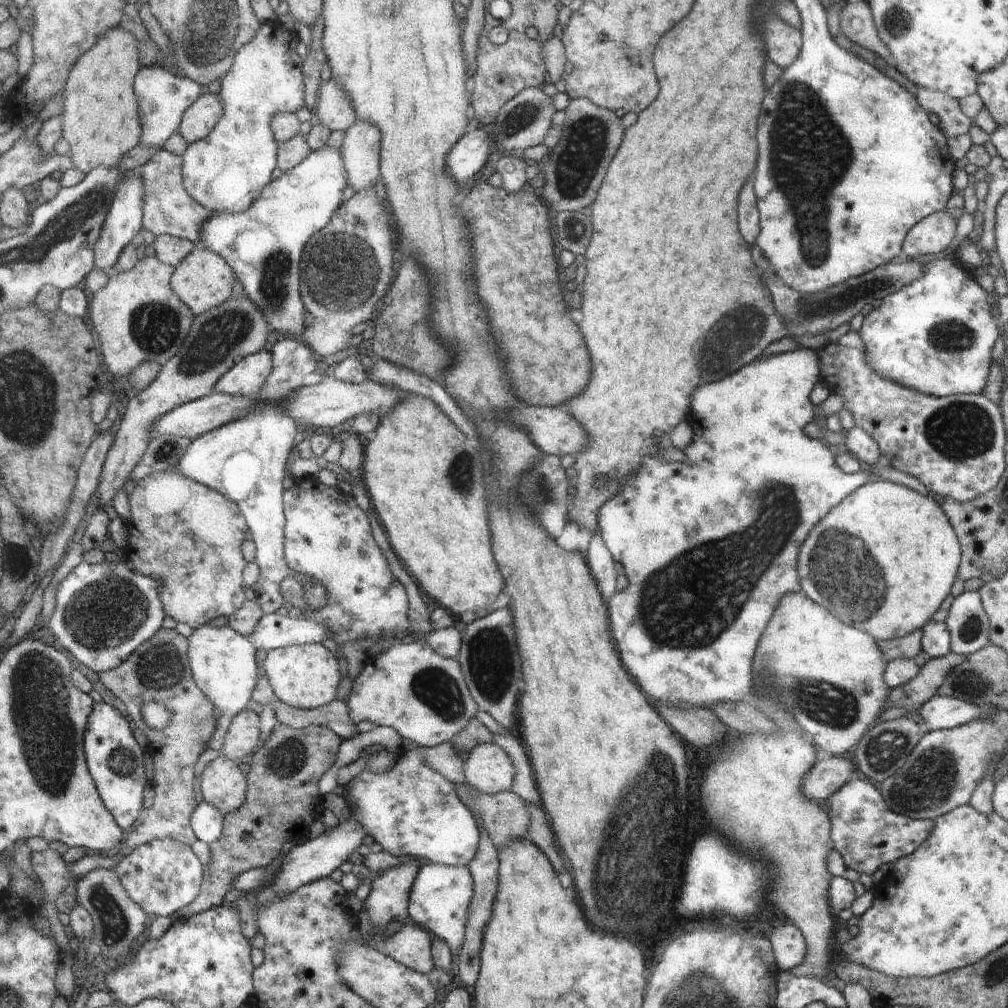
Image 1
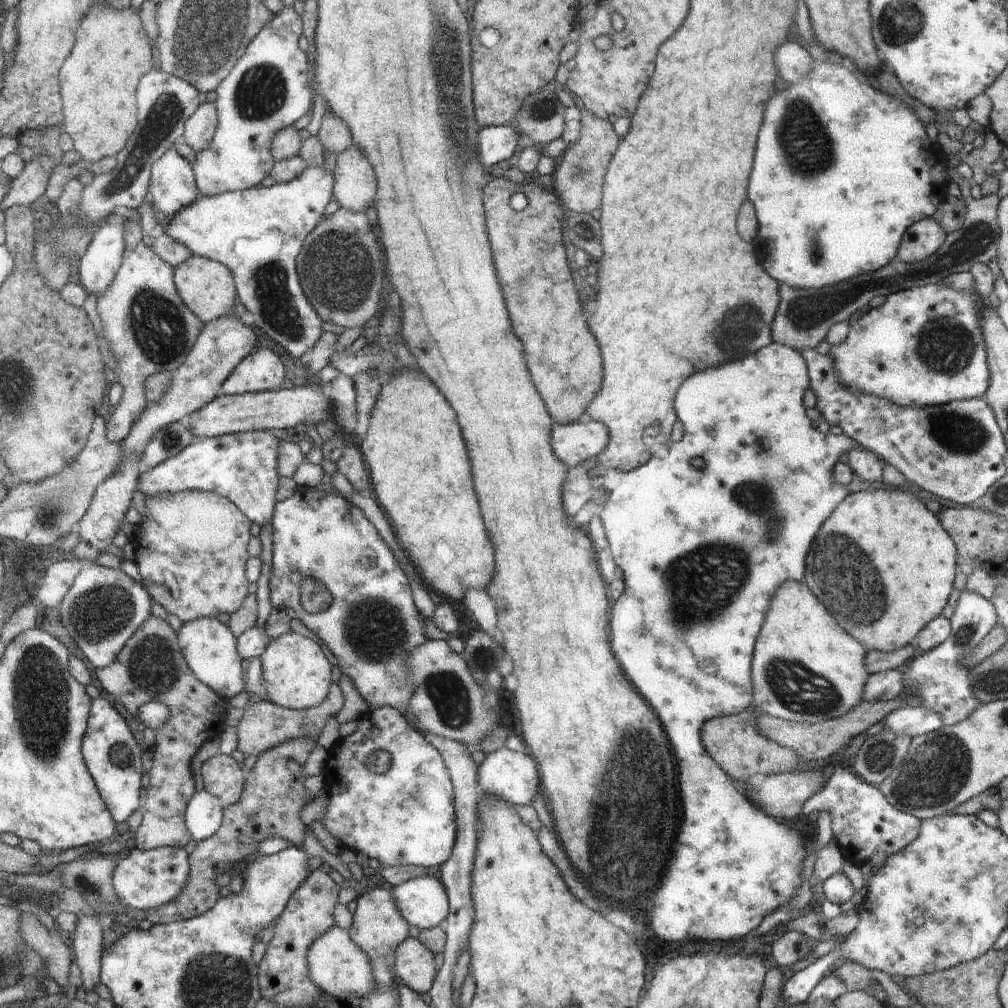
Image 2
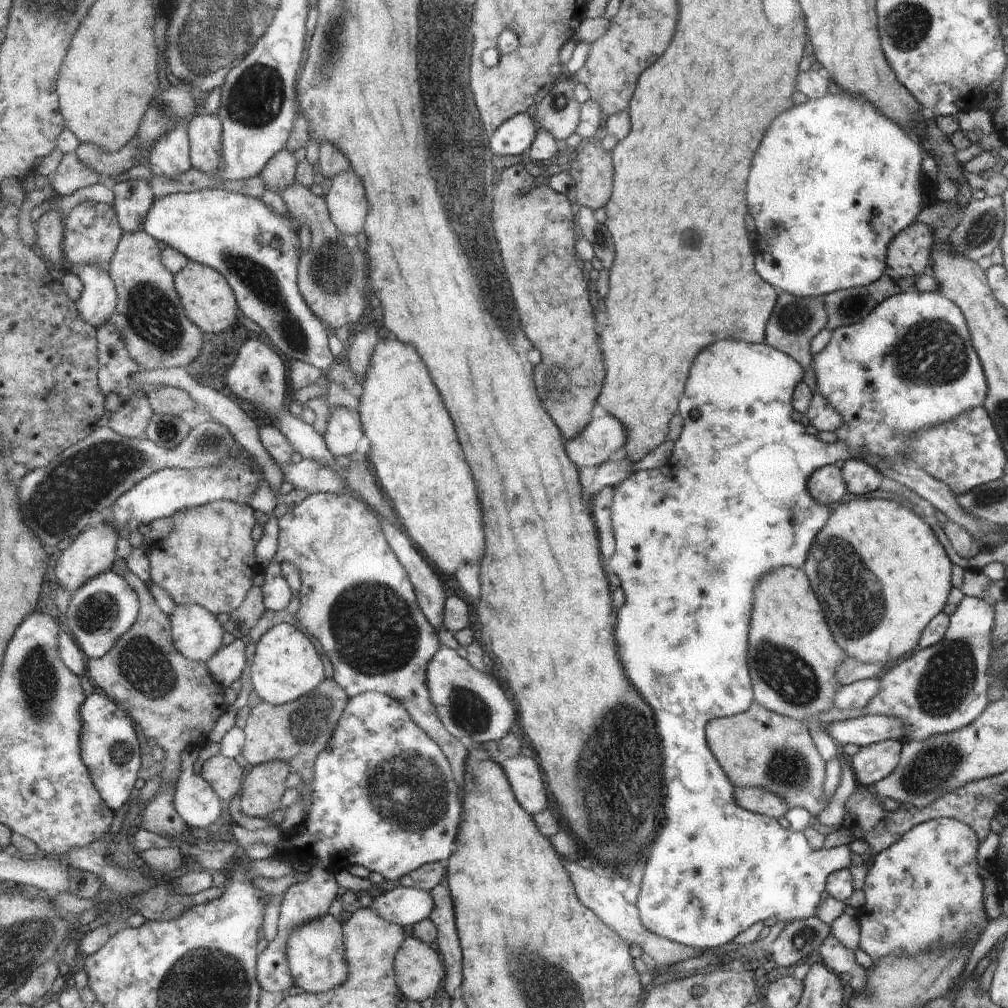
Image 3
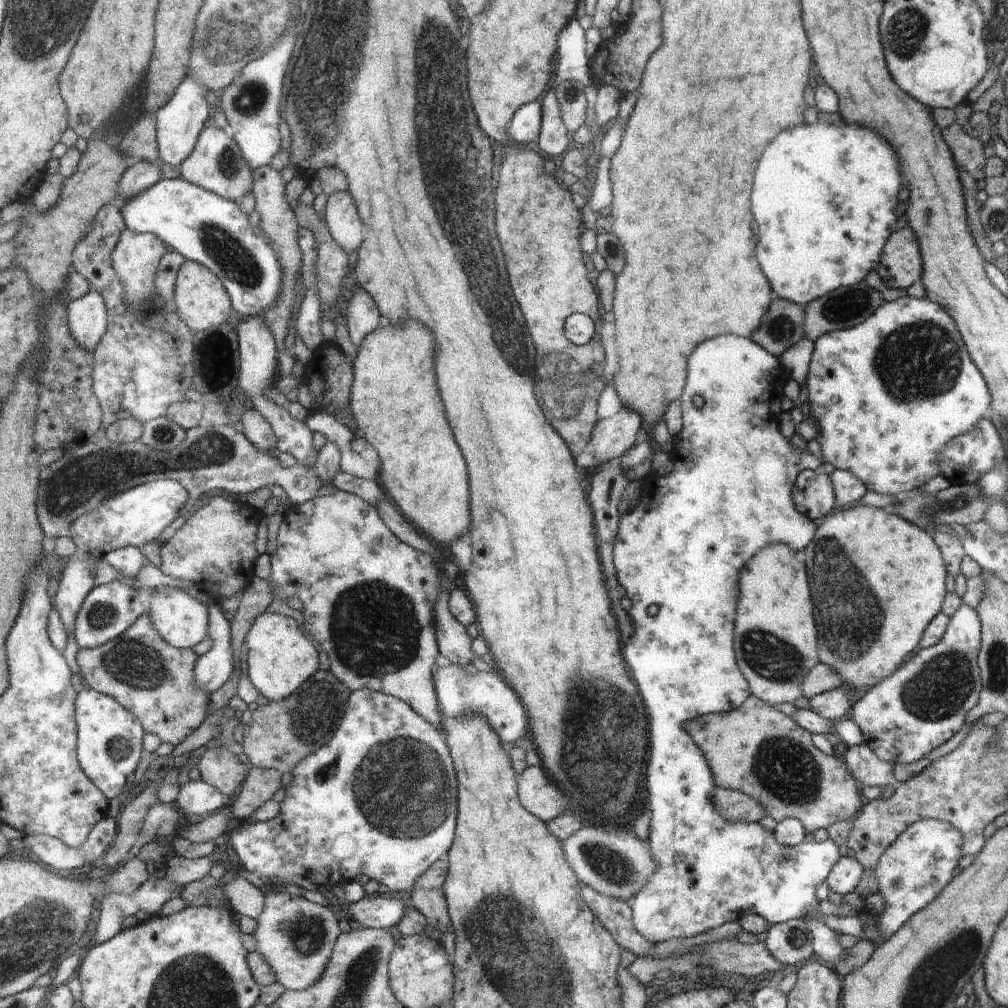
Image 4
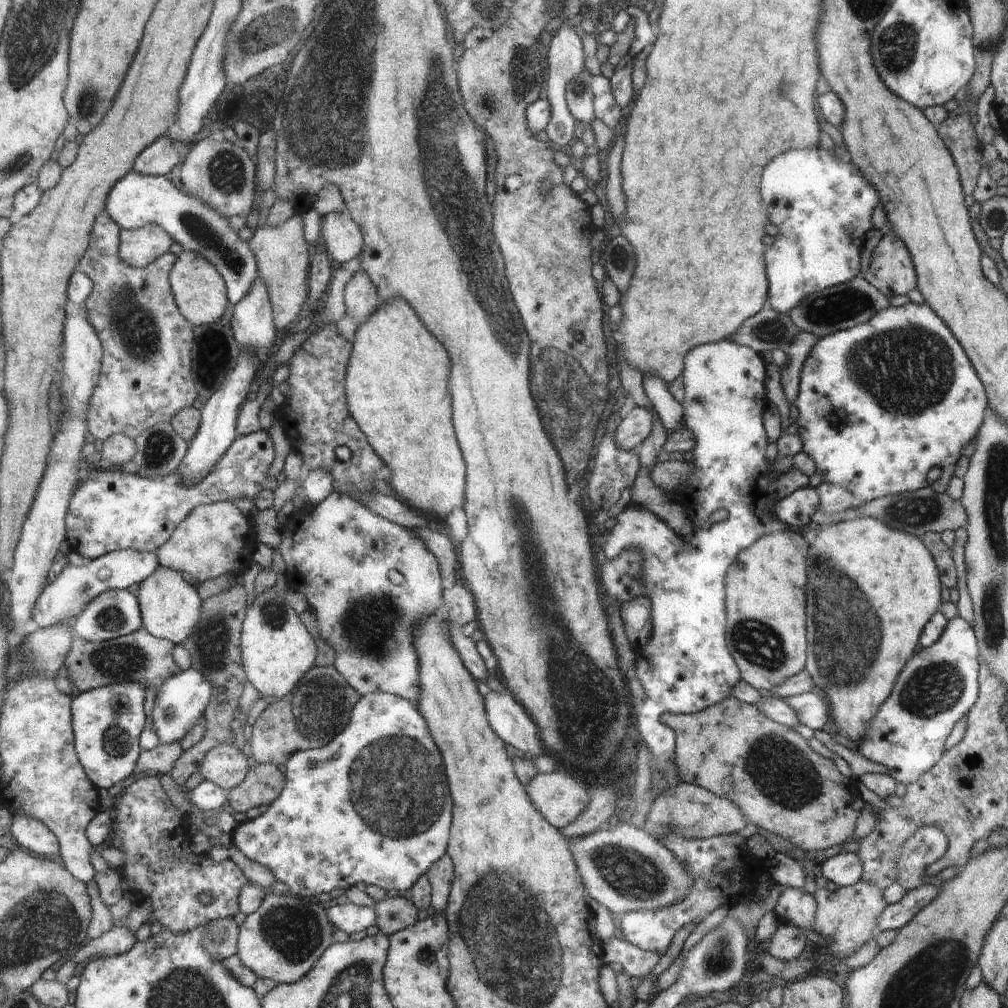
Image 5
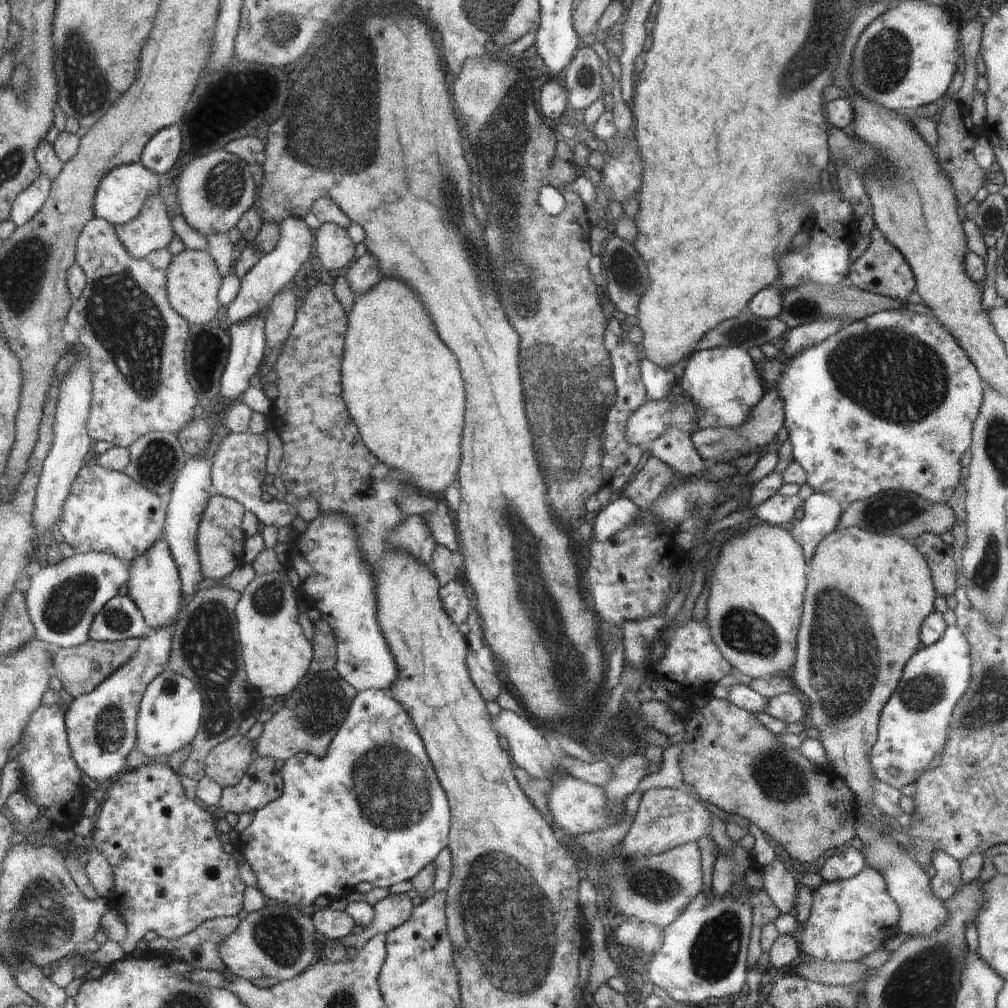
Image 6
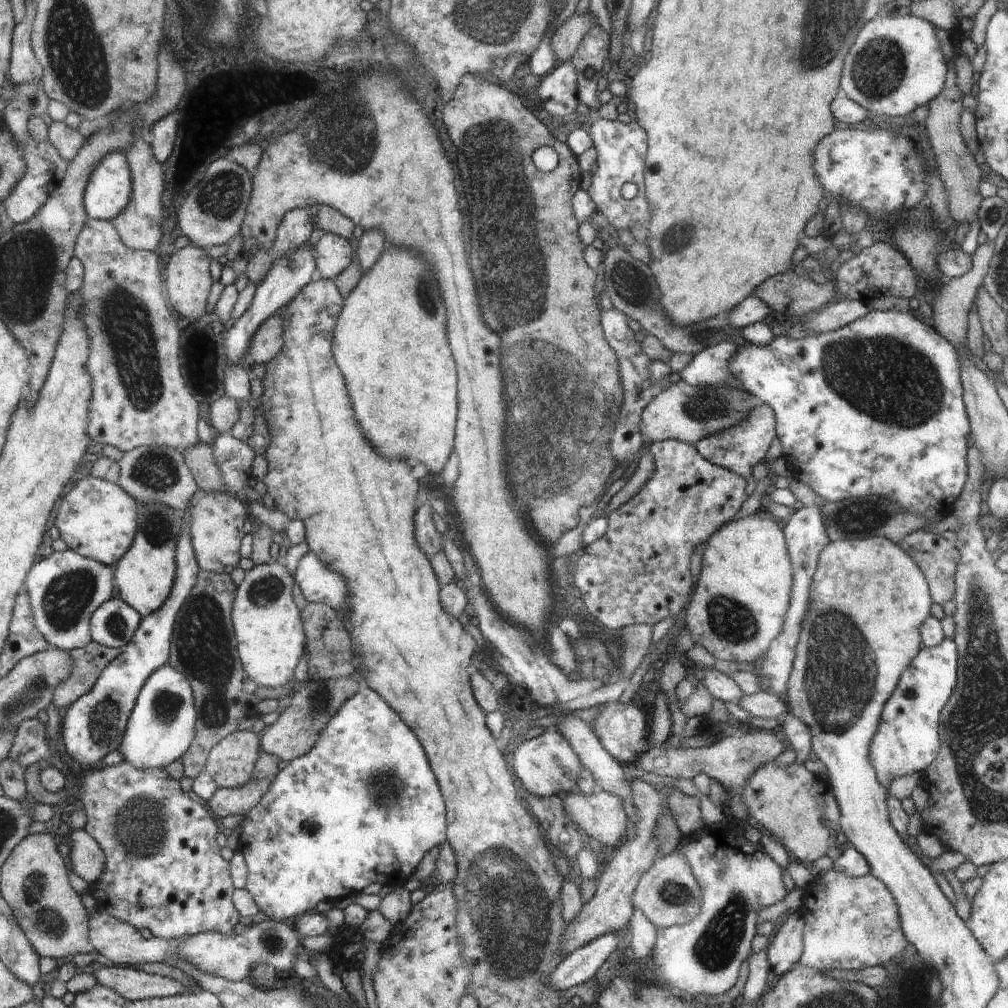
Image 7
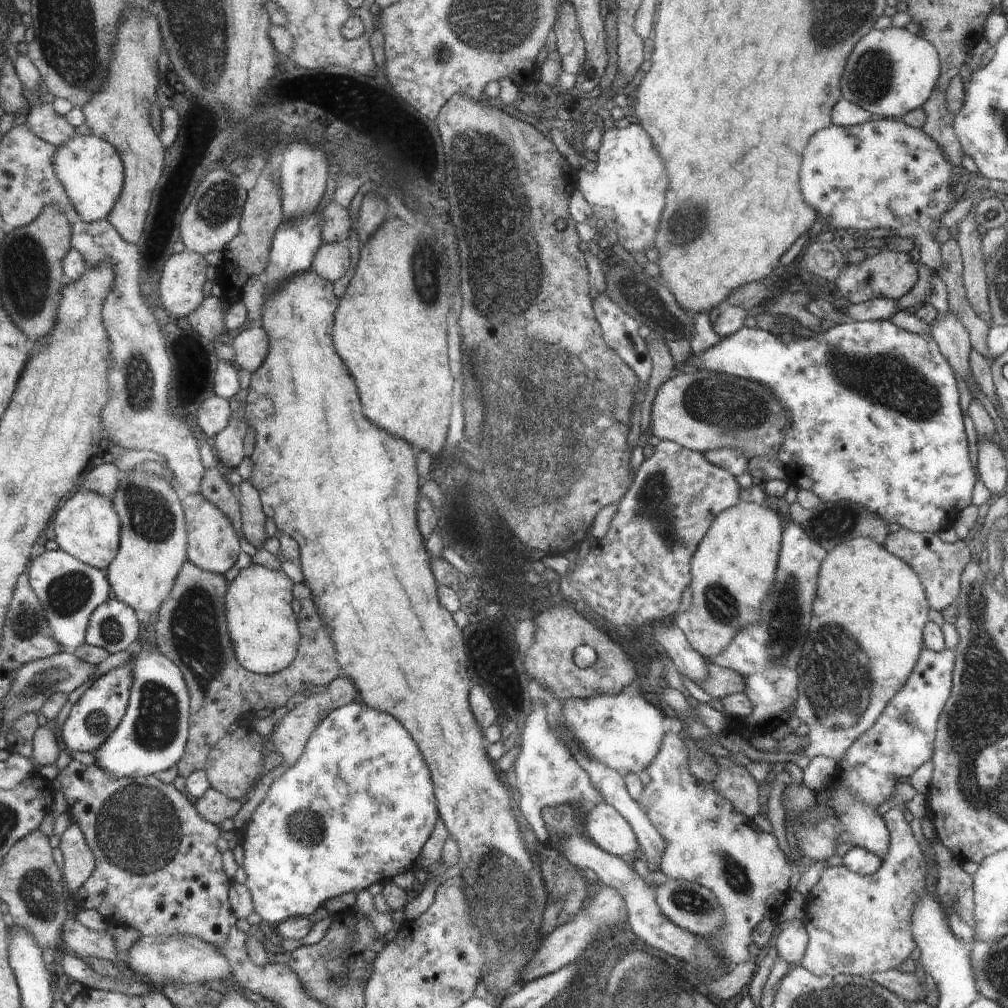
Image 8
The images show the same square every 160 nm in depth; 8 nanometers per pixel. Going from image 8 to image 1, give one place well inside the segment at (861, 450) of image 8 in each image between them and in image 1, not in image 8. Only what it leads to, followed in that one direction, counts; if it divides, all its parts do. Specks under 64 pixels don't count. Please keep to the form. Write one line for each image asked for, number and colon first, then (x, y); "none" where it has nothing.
1: (935, 335)
2: (924, 346)
3: (909, 365)
4: (885, 406)
5: (886, 406)
6: (862, 419)
7: (874, 409)

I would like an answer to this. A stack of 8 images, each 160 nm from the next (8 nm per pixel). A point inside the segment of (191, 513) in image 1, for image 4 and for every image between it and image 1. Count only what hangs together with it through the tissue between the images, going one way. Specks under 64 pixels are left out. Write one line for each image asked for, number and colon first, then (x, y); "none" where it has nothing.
2: (192, 549)
3: (208, 560)
4: (215, 547)

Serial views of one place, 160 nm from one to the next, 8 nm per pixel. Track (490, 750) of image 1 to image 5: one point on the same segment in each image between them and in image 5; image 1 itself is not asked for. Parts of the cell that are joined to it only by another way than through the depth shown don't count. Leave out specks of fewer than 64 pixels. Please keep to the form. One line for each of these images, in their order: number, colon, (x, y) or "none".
2: (511, 775)
3: (523, 773)
4: (538, 795)
5: (562, 798)

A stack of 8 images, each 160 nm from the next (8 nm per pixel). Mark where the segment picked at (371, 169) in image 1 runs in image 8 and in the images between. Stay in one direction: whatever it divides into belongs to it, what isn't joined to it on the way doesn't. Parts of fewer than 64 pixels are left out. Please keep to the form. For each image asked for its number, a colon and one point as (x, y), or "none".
2: (354, 184)
3: (345, 200)
4: (340, 218)
5: (342, 238)
6: (335, 249)
7: (332, 255)
8: (331, 261)

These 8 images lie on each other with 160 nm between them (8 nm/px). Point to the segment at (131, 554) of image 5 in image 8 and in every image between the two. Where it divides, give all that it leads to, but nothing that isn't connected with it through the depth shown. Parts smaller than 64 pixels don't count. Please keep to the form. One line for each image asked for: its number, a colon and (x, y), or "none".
6: (64, 600)
7: (67, 589)
8: (71, 590)

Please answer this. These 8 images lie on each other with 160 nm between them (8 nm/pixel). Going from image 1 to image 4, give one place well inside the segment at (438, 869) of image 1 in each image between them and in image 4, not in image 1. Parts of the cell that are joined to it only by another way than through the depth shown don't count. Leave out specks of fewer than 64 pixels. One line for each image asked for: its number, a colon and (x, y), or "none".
2: (424, 902)
3: (404, 906)
4: (379, 911)

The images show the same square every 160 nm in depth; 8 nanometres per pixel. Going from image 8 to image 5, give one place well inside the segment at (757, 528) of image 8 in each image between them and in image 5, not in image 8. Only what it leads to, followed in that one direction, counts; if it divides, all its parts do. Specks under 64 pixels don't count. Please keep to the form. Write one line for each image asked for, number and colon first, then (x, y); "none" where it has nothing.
5: (766, 589)
6: (756, 593)
7: (747, 576)

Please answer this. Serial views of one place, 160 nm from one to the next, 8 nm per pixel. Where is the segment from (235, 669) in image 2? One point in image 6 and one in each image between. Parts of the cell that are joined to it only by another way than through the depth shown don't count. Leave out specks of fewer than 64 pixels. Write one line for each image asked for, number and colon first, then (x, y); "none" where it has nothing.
3: (197, 633)
4: (183, 620)
5: (171, 607)
6: (156, 586)

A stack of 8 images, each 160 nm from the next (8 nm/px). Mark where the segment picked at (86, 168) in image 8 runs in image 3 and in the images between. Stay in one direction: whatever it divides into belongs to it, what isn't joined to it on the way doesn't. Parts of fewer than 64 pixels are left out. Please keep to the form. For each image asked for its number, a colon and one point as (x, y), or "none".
3: (256, 251)
4: (203, 227)
5: (138, 200)
6: (124, 193)
7: (111, 191)

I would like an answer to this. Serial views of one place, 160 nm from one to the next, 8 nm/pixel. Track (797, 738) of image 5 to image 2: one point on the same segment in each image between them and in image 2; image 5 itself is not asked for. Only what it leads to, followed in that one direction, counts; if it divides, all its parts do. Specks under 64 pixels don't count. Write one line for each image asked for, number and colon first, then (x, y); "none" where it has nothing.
2: (734, 741)
3: (758, 748)
4: (755, 749)

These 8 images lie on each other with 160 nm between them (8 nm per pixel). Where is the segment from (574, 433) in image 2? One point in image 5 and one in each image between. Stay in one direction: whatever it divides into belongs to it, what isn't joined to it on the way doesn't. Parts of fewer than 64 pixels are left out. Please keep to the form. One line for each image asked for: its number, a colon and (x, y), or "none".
3: (605, 435)
4: (614, 436)
5: (636, 424)

